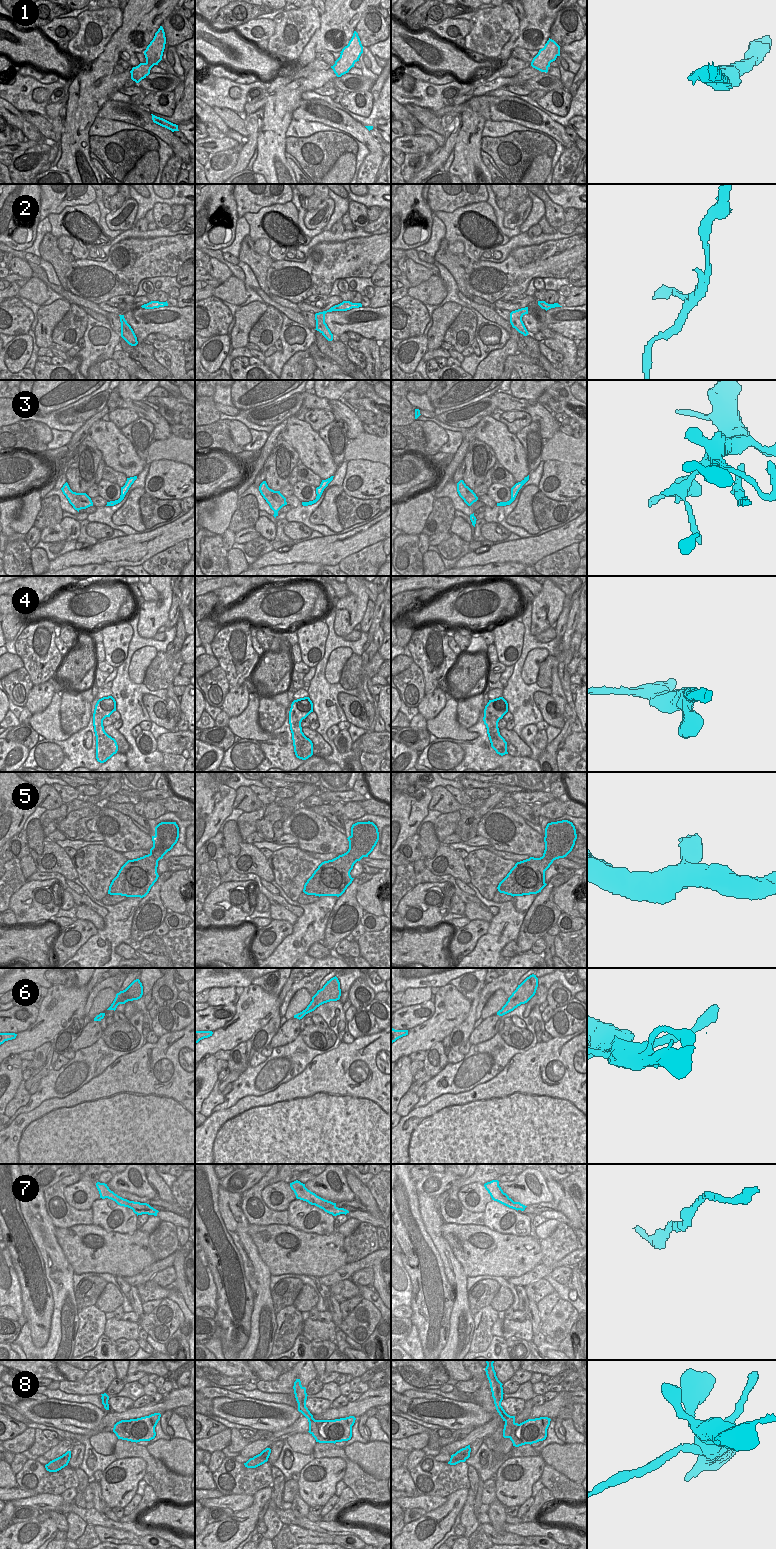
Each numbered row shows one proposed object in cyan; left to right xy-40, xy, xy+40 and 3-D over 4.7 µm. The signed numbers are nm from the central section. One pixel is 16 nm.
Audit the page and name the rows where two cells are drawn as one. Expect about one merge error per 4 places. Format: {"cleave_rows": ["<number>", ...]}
{"cleave_rows": []}

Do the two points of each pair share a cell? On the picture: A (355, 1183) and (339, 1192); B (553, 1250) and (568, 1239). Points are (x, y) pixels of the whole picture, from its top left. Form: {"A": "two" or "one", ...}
{"A": "two", "B": "one"}

